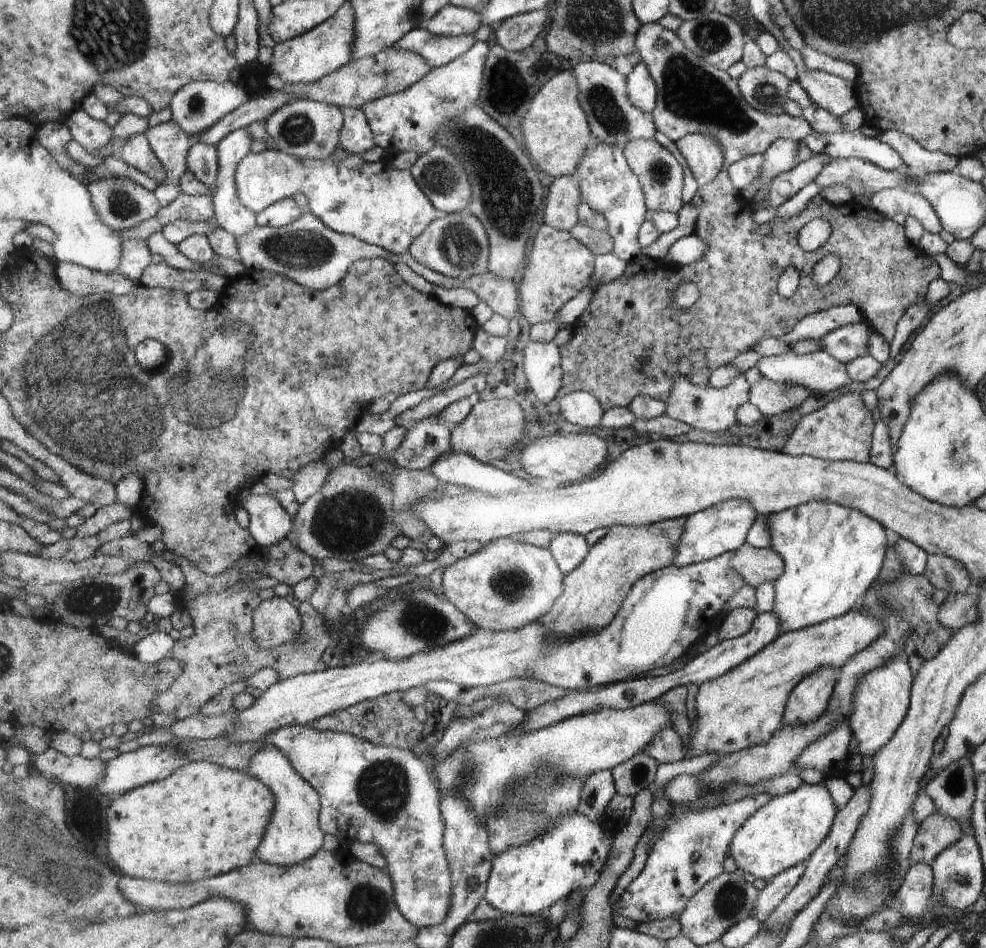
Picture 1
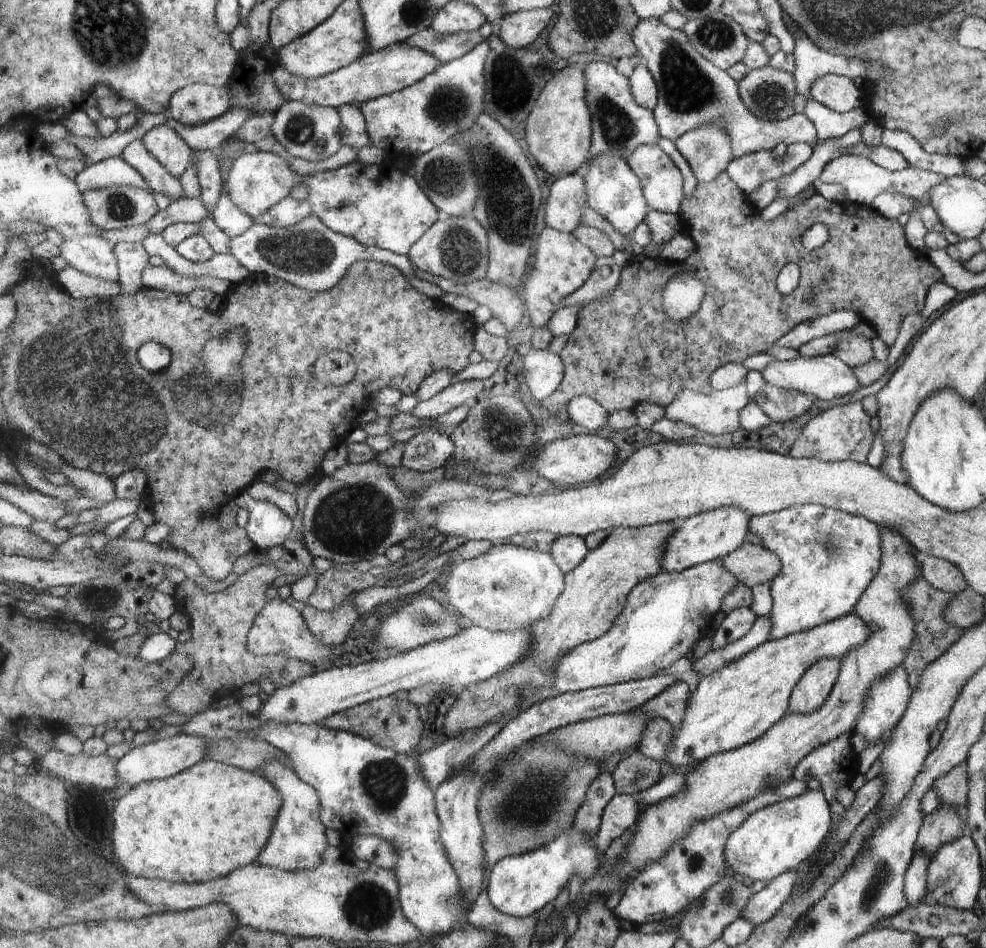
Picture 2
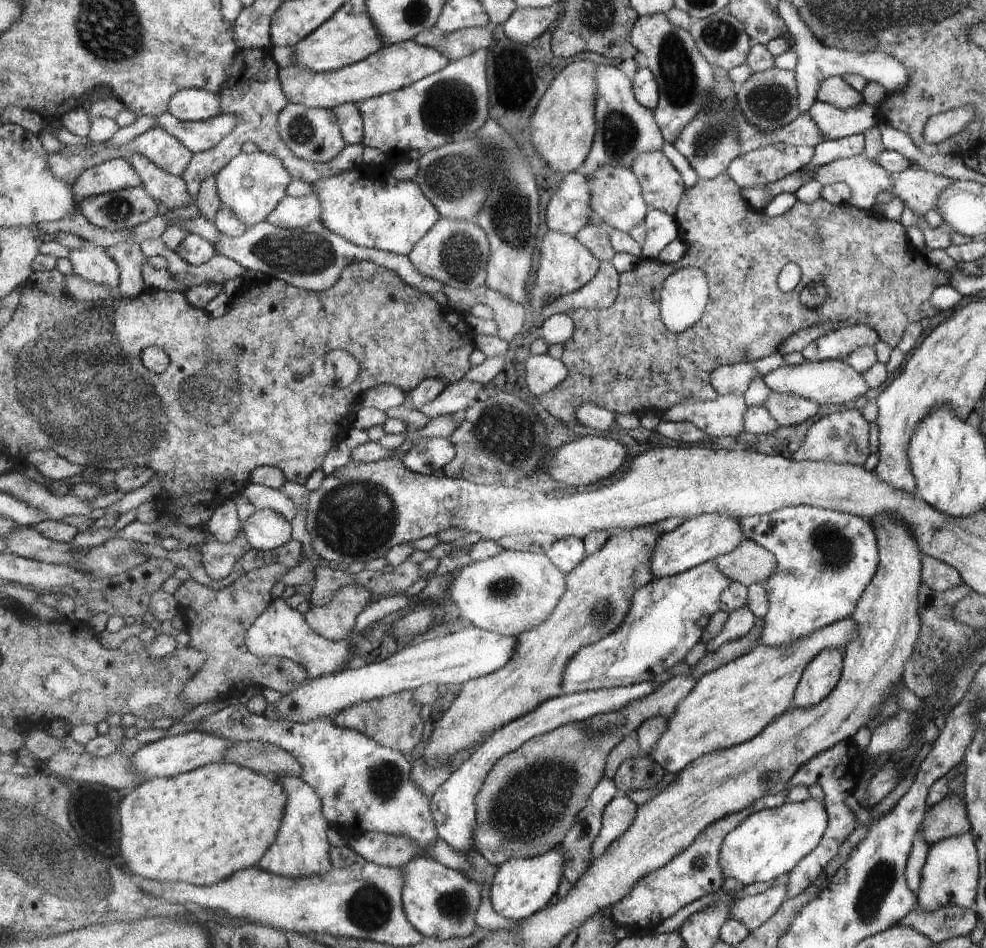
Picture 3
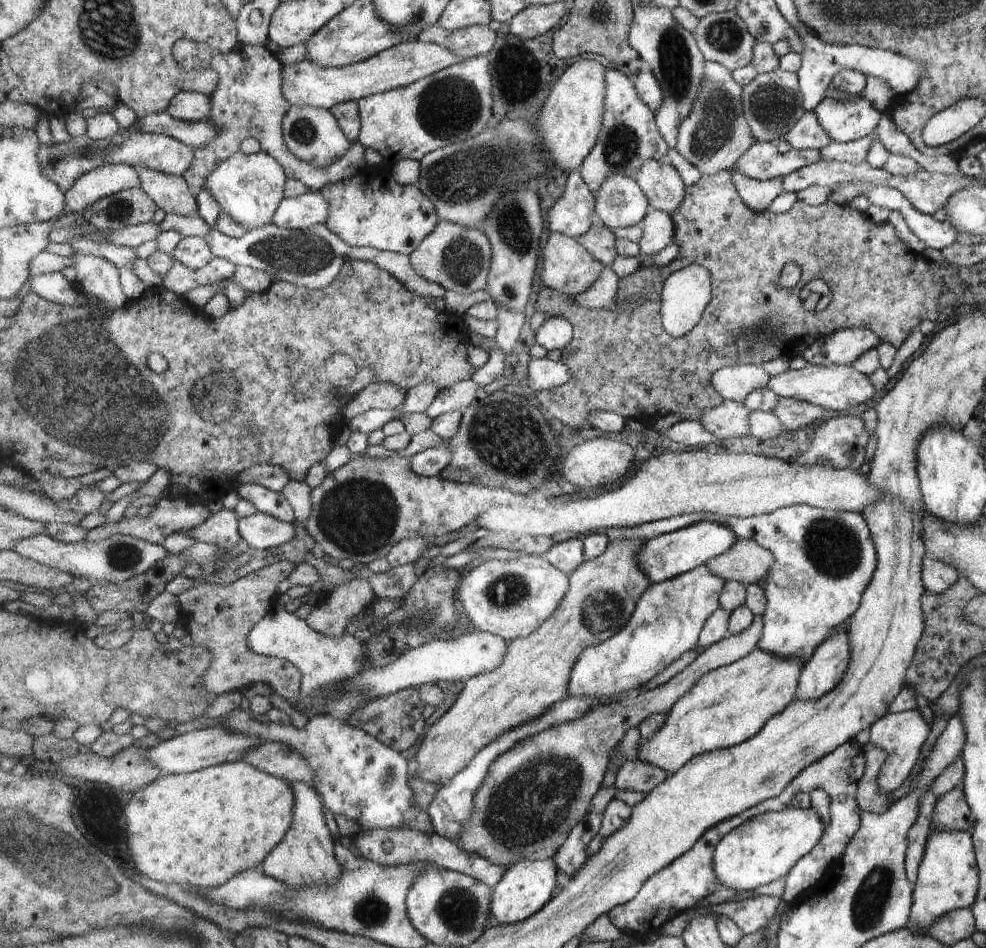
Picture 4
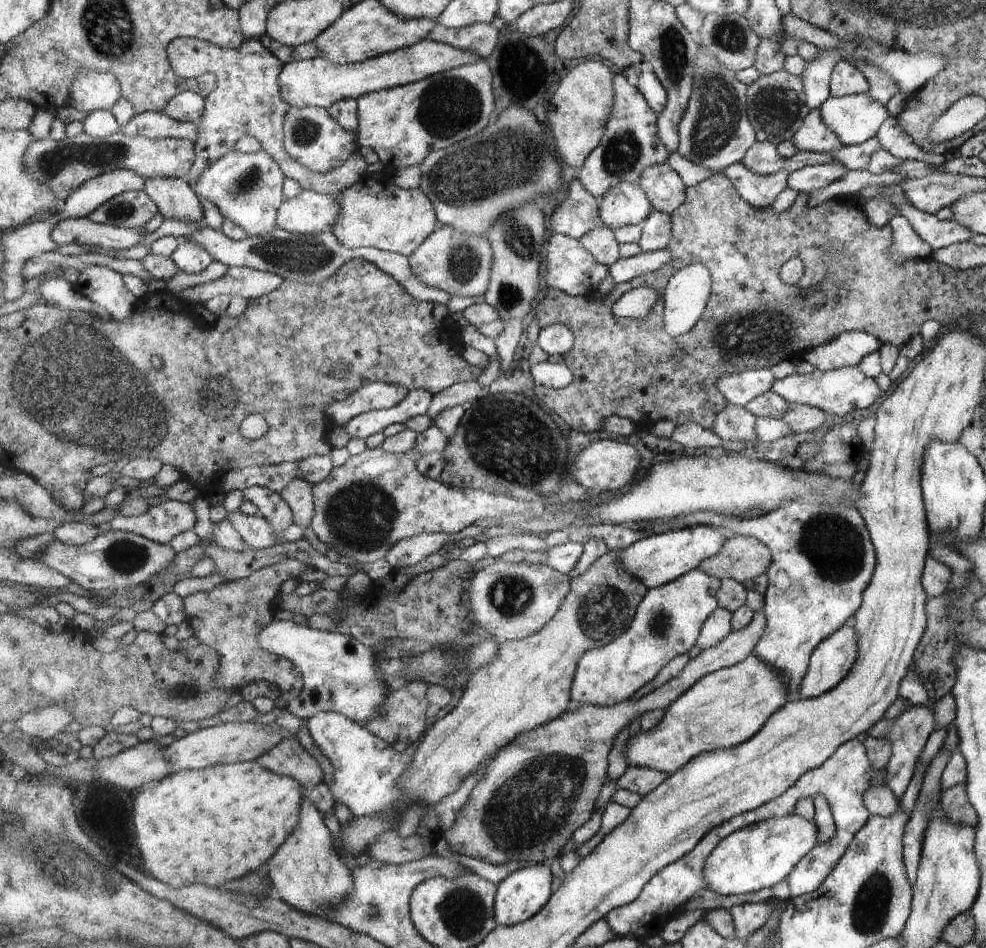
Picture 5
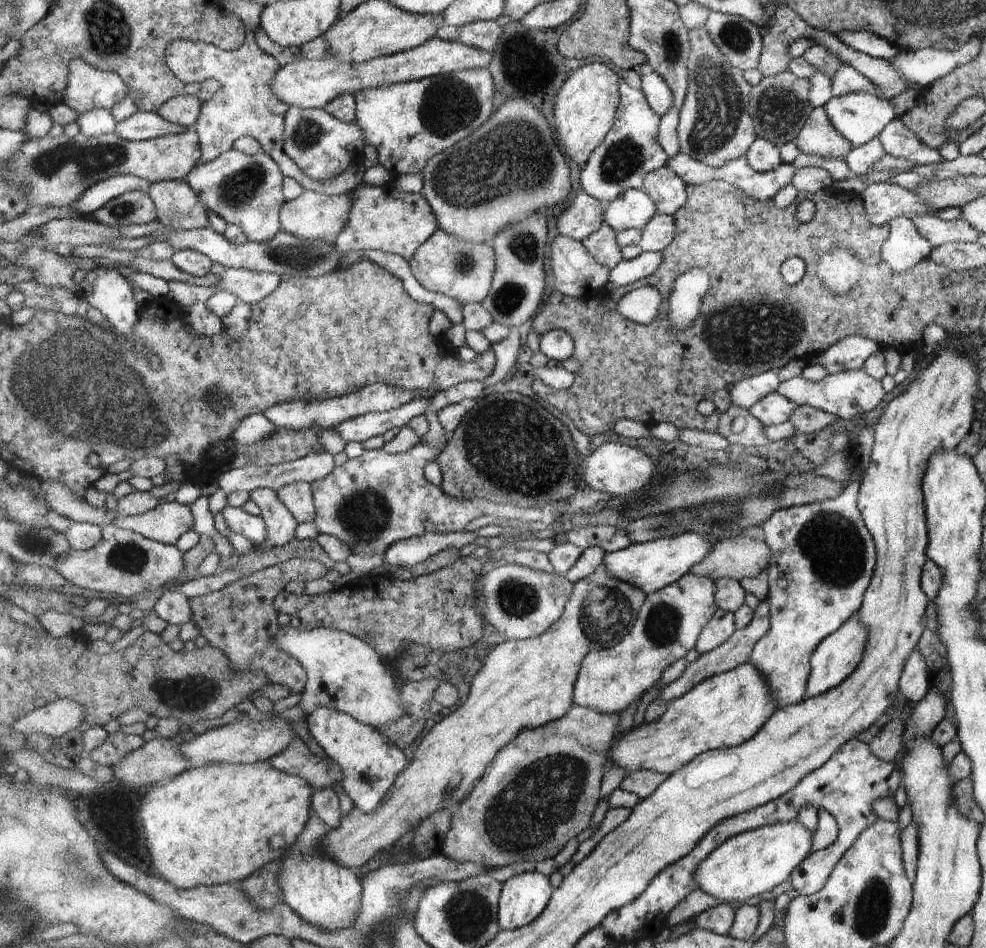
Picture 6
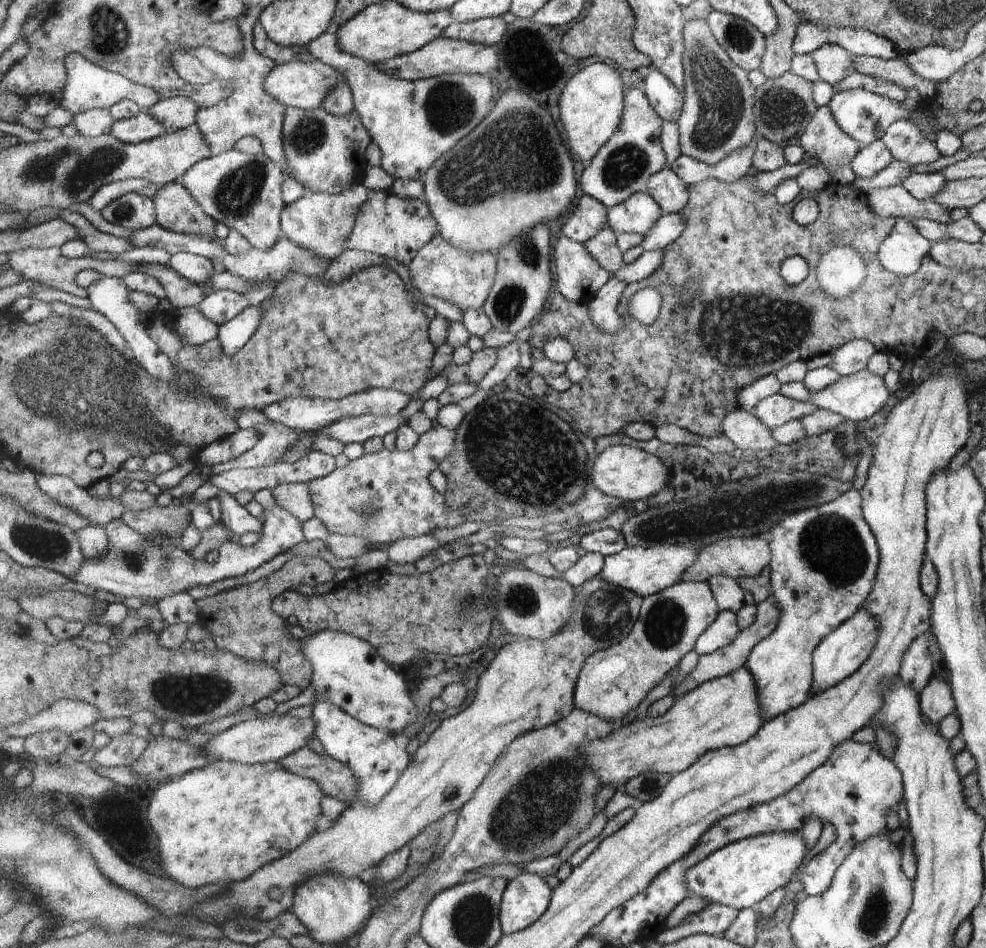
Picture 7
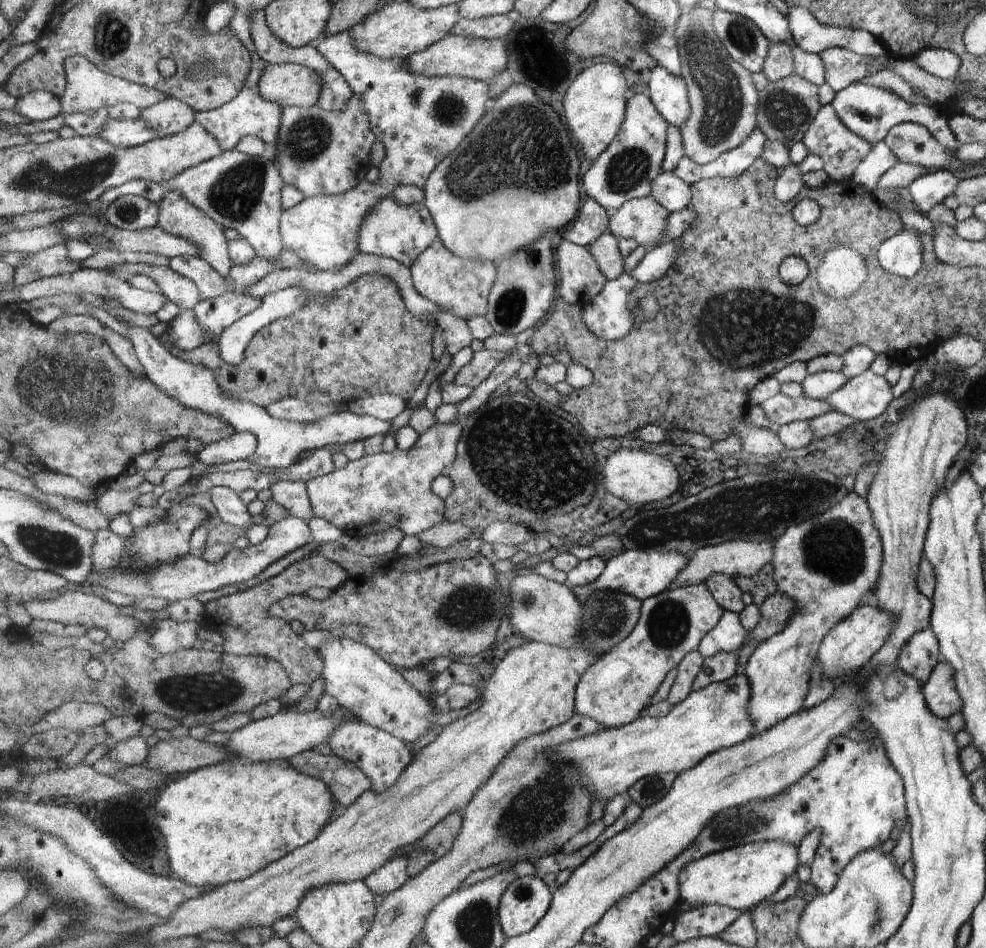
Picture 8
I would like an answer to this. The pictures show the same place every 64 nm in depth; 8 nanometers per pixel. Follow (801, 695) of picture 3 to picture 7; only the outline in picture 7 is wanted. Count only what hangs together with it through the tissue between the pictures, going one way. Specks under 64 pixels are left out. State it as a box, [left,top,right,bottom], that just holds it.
[808,607,879,695]

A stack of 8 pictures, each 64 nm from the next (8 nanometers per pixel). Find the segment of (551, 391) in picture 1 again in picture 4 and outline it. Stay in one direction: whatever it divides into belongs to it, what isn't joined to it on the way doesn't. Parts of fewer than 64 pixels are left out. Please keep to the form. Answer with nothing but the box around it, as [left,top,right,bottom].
[529,358,571,391]

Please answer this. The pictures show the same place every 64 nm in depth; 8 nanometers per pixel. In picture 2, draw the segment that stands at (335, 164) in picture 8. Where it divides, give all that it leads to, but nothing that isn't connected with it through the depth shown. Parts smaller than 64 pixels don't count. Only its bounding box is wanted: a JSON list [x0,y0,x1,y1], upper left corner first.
[273,101,343,161]

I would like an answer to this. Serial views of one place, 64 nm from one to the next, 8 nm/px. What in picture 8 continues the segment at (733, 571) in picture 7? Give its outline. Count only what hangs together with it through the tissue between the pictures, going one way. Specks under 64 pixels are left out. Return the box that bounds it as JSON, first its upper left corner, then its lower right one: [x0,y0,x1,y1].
[671,540,773,590]

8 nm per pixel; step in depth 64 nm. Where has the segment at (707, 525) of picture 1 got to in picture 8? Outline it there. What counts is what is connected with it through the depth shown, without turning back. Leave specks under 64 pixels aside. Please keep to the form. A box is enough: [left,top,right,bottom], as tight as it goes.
[571,550,691,604]

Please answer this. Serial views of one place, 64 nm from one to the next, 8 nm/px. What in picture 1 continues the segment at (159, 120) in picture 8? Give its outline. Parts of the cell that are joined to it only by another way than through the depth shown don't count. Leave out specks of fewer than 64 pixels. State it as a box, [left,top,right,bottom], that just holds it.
[171,81,249,136]

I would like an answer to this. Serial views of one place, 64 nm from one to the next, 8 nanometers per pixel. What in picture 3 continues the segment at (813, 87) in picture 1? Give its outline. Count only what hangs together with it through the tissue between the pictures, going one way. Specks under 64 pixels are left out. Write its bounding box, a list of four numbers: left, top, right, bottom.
[815,76,863,110]

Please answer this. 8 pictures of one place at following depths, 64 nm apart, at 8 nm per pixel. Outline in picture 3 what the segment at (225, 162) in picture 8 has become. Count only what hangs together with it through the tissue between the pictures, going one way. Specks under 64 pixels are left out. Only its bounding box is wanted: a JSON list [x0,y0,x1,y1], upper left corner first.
[215,150,294,227]

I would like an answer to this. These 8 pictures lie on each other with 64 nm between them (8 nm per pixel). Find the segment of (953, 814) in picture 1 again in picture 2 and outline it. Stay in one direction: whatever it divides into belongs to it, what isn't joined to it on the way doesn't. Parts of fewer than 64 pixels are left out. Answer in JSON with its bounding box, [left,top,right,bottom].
[930,761,967,813]

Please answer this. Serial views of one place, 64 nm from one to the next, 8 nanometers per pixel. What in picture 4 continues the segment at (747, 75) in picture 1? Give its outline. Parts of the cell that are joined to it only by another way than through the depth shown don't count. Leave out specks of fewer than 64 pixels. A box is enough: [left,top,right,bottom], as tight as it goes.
[742,67,805,144]

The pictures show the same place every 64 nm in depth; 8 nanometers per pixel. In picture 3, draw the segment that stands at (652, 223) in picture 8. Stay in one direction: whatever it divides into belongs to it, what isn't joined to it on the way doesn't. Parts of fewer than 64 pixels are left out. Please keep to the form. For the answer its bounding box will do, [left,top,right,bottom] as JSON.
[591,166,651,232]

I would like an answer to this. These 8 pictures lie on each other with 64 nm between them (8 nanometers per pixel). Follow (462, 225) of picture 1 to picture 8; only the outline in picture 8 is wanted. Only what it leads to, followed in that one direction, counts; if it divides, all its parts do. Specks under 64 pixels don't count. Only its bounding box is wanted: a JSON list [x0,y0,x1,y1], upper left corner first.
[411,238,498,320]

